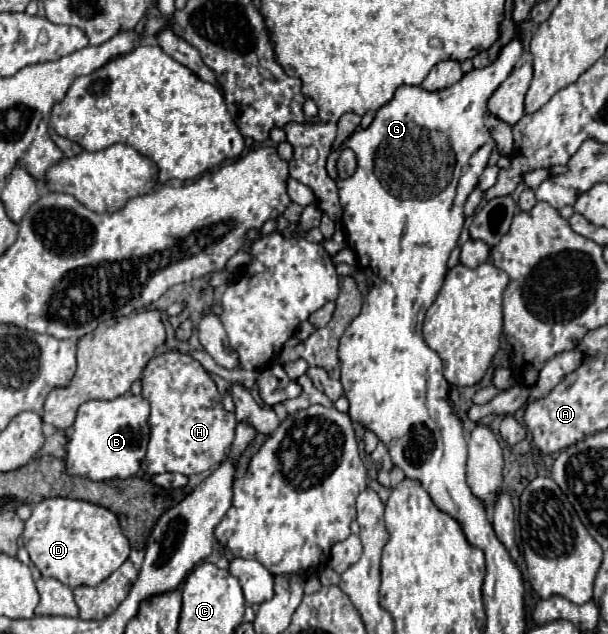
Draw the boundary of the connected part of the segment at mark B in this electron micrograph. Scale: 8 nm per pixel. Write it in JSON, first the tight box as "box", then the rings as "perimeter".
{"box":[65,395,149,481],"perimeter":[[[121,395],[111,401],[83,403],[65,445],[67,473],[91,481],[127,479],[141,469],[149,441],[149,403],[141,395]]]}

